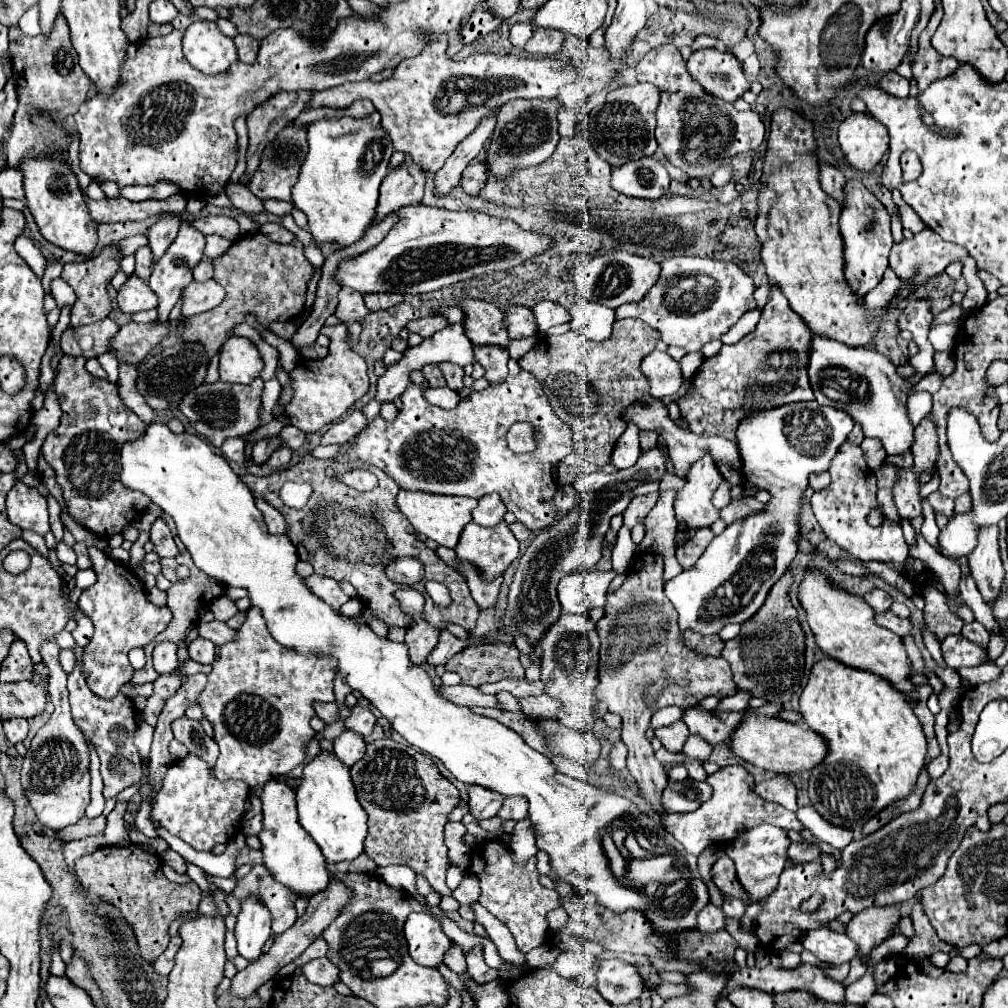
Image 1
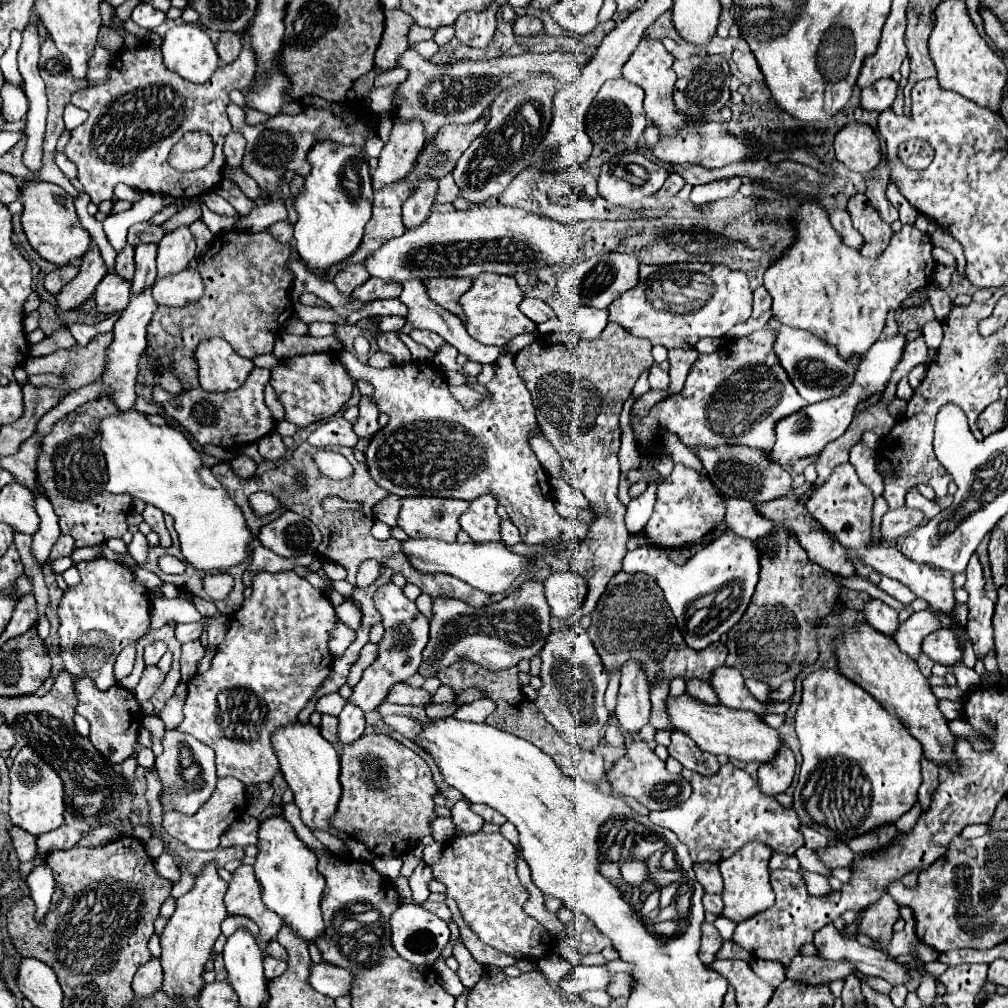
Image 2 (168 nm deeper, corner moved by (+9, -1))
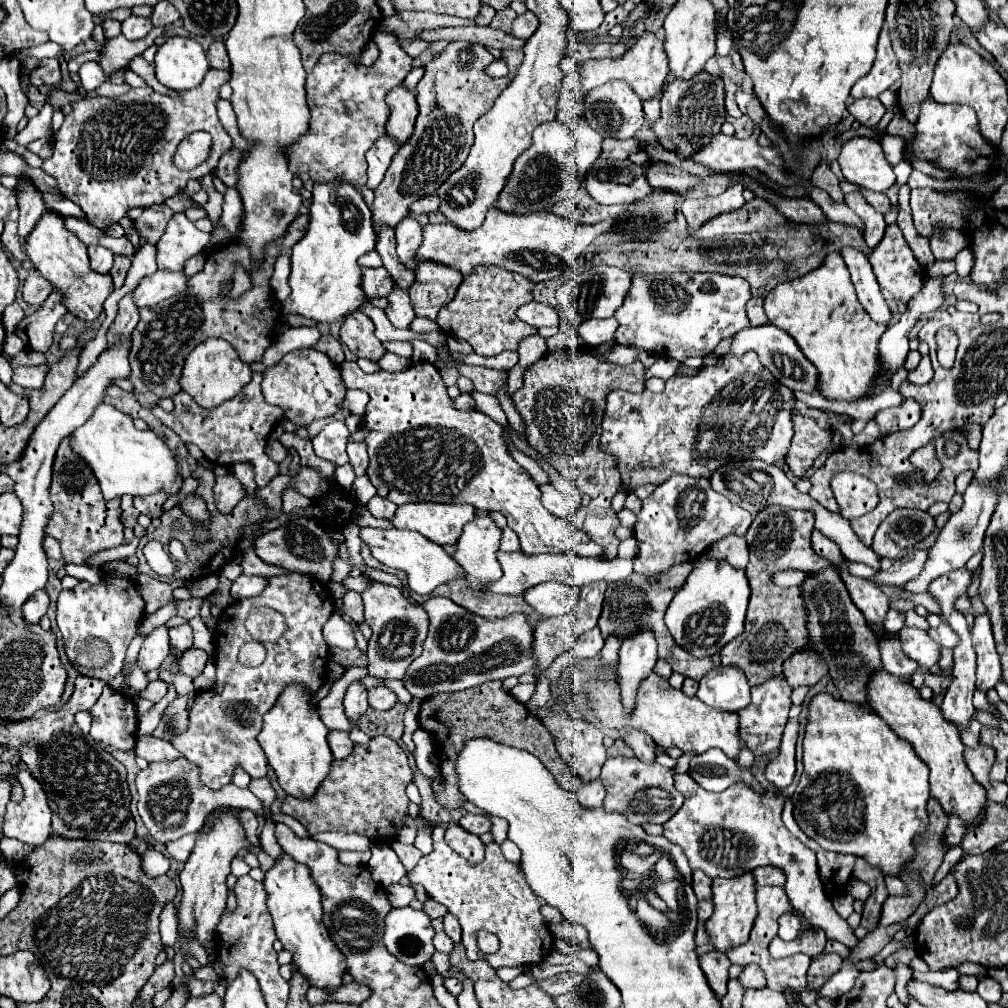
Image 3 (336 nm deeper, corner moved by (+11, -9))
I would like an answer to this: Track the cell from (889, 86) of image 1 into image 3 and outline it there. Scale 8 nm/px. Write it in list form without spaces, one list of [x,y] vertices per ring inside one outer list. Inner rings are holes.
[[[859,98],[849,104],[849,114],[863,126],[875,126],[885,114],[885,106],[879,98]]]

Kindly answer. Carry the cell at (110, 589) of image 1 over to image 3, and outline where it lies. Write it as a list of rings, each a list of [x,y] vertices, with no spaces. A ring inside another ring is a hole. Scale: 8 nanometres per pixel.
[[[105,574],[99,584],[89,584],[81,580],[73,590],[63,590],[57,600],[57,626],[63,636],[63,646],[73,668],[87,678],[97,678],[103,682],[111,682],[123,668],[125,652],[129,642],[137,634],[137,624],[145,614],[145,602],[137,590],[137,582],[131,578],[121,578],[113,574]]]

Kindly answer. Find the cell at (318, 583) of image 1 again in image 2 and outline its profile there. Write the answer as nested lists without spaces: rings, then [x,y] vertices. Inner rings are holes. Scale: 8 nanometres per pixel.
[[[263,572],[255,578],[253,594],[231,616],[225,640],[219,644],[213,664],[207,672],[197,674],[189,682],[185,700],[185,718],[177,726],[179,732],[195,736],[199,742],[215,750],[217,776],[235,776],[243,784],[269,782],[279,772],[279,760],[273,752],[269,736],[285,724],[297,720],[299,710],[321,688],[329,674],[333,656],[327,640],[335,626],[335,610],[325,590],[311,586],[295,572]]]

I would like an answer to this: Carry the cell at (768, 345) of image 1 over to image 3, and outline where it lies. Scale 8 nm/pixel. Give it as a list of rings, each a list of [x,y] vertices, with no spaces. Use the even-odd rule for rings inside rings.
[[[755,352],[743,356],[721,356],[715,366],[703,366],[695,376],[671,376],[661,394],[643,390],[639,394],[615,390],[607,396],[603,416],[601,448],[617,456],[623,490],[629,494],[643,484],[661,484],[673,474],[709,478],[717,468],[729,462],[759,458],[767,464],[781,462],[793,438],[795,394],[777,382],[759,362]]]

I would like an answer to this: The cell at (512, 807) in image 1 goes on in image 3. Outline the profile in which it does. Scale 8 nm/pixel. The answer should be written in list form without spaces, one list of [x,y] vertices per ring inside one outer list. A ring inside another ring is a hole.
[[[467,812],[465,816],[461,816],[459,824],[465,830],[469,830],[469,832],[473,832],[477,836],[481,836],[483,832],[491,832],[491,820],[487,816],[483,816],[483,814],[469,814]]]

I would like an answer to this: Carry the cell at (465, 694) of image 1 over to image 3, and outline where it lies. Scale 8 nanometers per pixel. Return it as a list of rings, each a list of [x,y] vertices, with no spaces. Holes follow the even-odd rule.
[[[377,686],[369,690],[369,706],[375,710],[389,710],[397,704],[397,696],[387,686]]]

